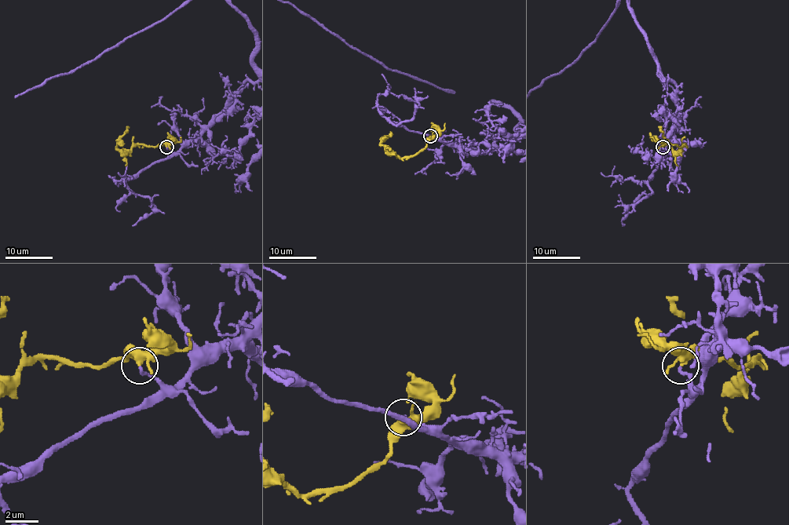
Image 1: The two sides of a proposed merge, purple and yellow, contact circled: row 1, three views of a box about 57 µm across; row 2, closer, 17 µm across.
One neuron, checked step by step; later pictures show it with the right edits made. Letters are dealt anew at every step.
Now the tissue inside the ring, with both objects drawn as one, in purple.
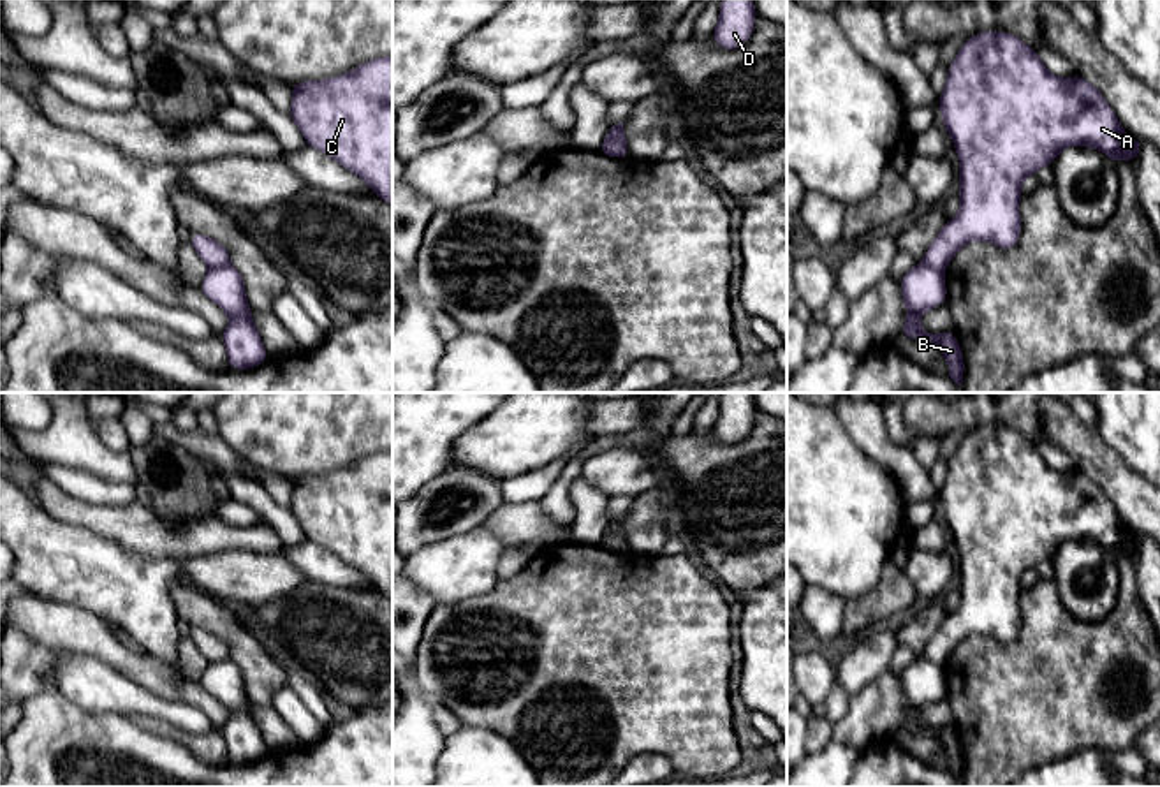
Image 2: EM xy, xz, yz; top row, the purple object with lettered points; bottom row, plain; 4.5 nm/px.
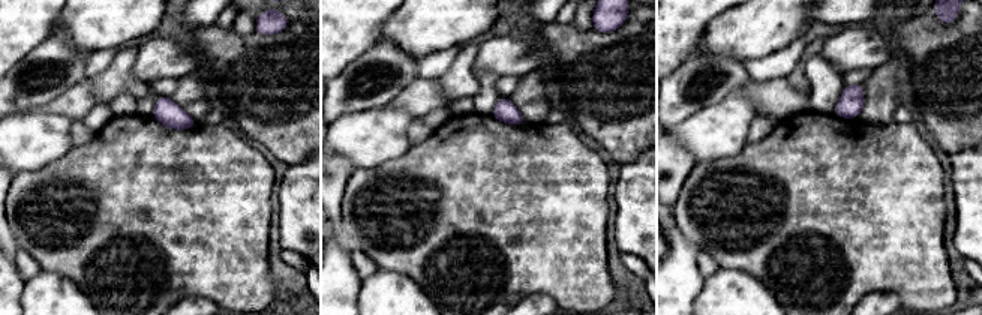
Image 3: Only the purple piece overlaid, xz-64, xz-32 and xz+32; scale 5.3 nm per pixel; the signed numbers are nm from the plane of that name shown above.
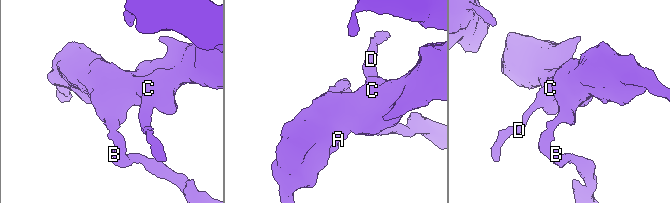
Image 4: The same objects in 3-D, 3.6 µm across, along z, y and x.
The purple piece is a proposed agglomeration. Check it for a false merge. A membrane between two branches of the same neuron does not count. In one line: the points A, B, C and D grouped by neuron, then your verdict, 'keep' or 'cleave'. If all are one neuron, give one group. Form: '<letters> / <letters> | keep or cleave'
A C D / B | cleave

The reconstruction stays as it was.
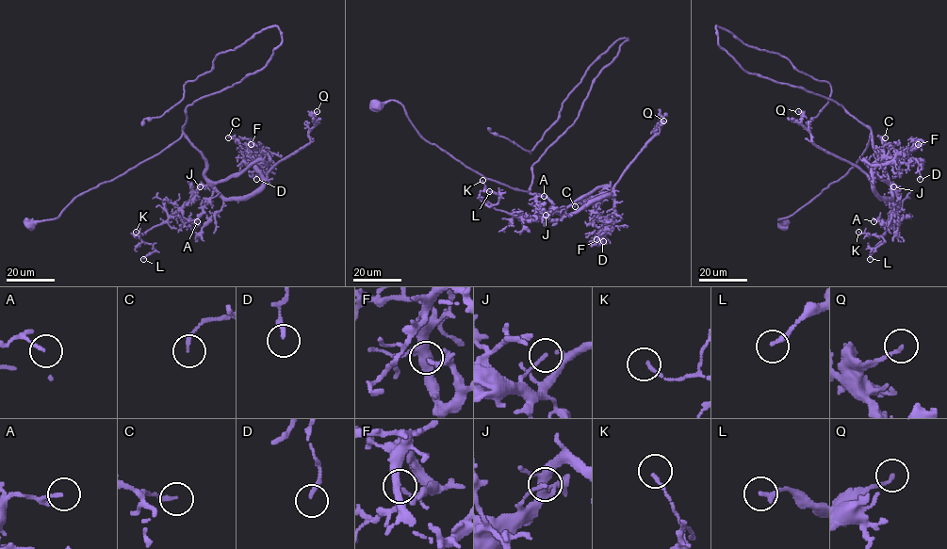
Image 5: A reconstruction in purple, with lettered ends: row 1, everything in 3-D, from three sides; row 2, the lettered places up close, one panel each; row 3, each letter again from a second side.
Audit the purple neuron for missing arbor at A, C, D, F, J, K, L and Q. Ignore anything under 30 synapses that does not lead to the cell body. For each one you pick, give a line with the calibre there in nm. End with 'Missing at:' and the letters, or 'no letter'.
Missing at: no letter

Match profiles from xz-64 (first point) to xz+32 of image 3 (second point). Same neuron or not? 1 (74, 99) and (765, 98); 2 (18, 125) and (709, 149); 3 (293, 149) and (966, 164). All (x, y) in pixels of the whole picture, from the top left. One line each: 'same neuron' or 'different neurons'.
1: same neuron
2: same neuron
3: different neurons

